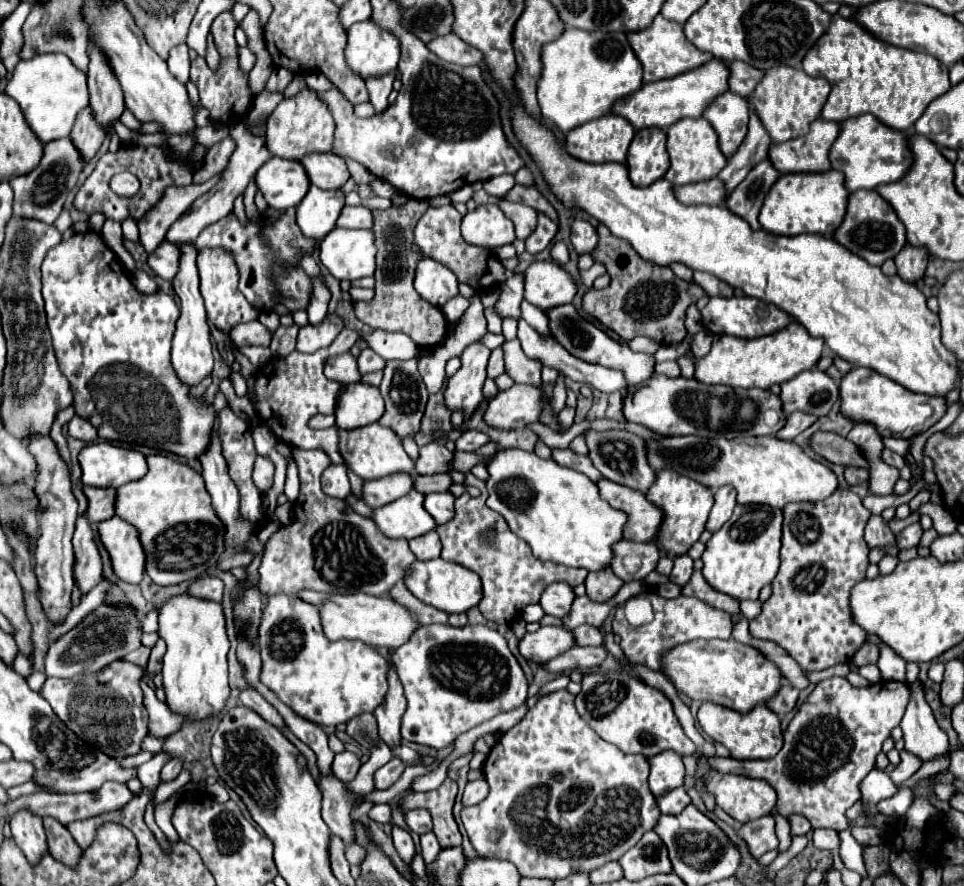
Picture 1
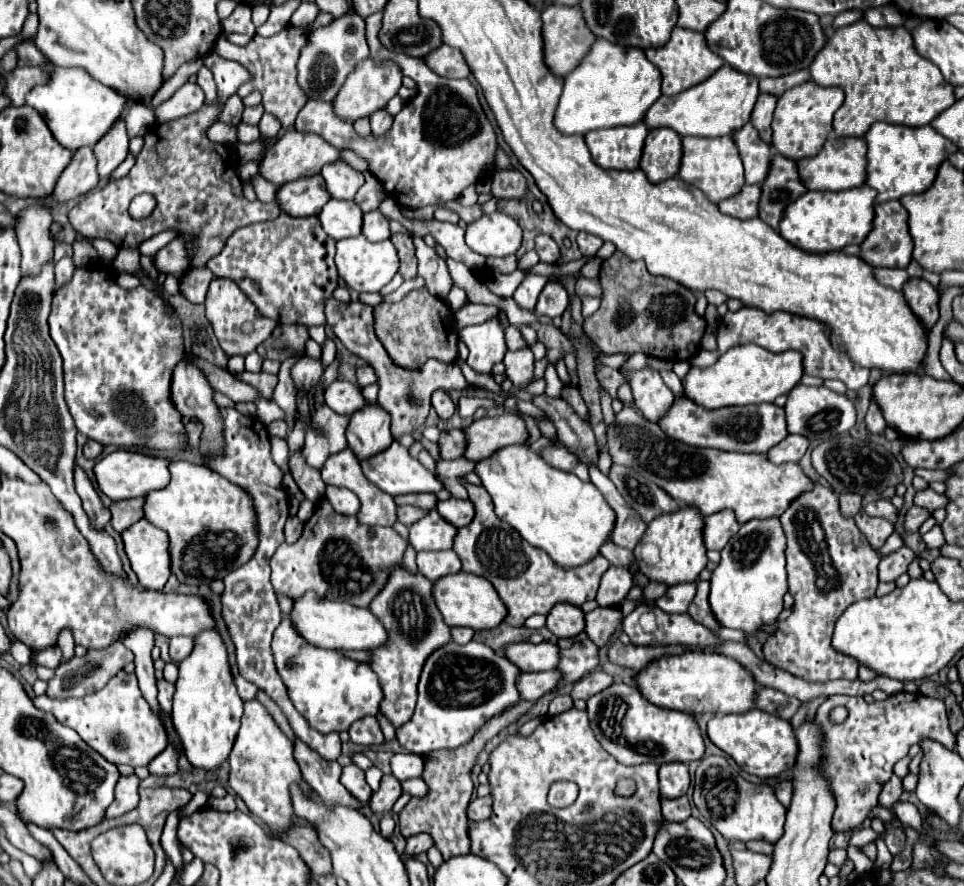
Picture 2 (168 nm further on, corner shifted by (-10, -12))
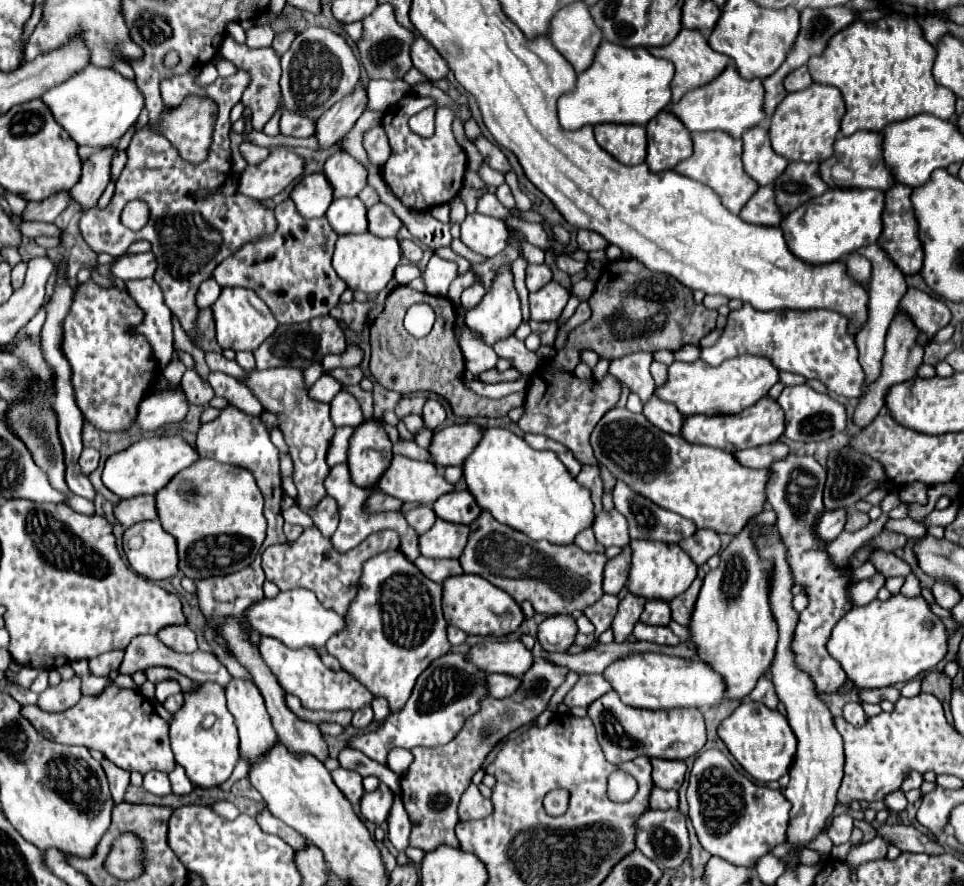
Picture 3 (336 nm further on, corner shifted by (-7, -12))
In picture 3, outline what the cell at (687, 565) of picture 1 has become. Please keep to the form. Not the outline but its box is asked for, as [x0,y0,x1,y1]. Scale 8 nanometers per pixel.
[641,600,671,626]

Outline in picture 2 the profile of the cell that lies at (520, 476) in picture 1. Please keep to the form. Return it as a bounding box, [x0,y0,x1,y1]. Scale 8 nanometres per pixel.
[474,444,614,568]

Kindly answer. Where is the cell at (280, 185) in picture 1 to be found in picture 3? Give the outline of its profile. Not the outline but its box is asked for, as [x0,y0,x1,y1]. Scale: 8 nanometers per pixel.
[291,172,333,218]

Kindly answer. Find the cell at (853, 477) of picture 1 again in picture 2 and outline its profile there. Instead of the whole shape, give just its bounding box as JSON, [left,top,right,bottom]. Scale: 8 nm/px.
[840,494,862,518]

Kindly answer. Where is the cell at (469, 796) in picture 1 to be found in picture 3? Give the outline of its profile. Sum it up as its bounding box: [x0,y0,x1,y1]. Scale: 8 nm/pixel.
[459,784,493,820]

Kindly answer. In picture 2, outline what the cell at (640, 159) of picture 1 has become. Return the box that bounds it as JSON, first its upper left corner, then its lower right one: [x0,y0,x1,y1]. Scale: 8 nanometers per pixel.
[640,128,682,182]

